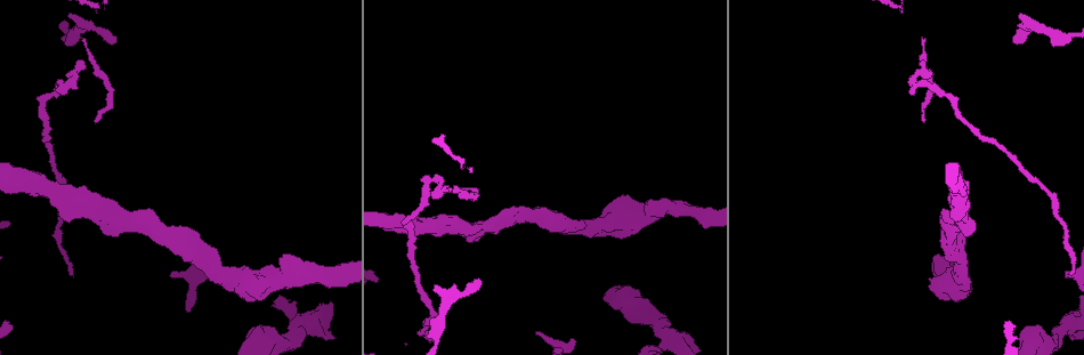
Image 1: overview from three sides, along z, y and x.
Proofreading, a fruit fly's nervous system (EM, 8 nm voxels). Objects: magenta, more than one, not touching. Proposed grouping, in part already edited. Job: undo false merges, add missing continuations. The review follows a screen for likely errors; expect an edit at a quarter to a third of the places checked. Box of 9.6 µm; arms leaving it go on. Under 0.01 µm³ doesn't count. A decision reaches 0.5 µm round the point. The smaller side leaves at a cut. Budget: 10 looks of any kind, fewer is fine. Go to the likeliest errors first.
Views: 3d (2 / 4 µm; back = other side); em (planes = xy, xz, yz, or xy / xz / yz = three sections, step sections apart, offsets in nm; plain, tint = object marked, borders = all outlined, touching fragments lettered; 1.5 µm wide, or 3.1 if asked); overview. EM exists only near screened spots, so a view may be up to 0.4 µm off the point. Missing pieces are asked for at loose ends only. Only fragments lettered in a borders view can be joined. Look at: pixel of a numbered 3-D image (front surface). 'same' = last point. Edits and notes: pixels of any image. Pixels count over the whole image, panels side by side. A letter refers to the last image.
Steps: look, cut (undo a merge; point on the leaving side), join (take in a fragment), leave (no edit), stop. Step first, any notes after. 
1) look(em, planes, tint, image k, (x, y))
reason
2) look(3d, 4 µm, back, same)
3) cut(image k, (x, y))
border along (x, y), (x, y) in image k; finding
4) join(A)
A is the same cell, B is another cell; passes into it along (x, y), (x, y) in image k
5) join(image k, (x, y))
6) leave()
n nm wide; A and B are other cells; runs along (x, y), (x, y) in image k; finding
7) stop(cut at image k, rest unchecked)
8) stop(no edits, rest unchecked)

look(3d, 4 µm, image 1, (476, 279))

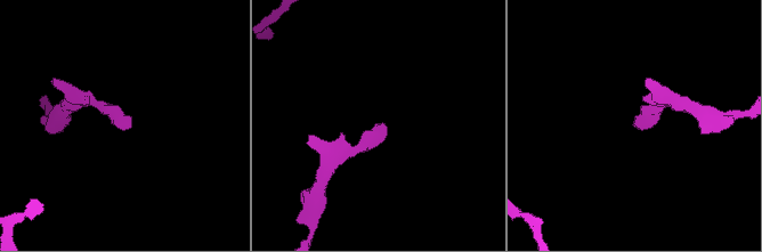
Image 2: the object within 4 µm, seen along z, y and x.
look(em, xz, step 4, borders, image 2, (127, 123))

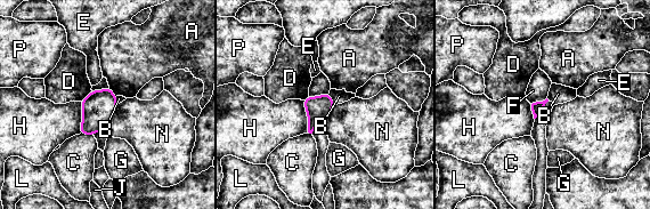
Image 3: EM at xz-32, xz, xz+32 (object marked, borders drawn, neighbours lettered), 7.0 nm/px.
look(em, planes, borders, same)
cut it another way

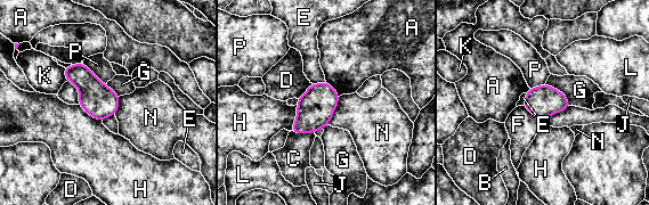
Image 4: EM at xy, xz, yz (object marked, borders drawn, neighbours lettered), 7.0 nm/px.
leave()
A, B, C, D, E, F, G, H, J, K, L, N and P are other cells; border along (340, 96), (337, 108), (327, 124) in image 4; none of them fits

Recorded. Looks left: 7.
look(em, planes, borders, image 1, (1070, 273))
end of a long branch

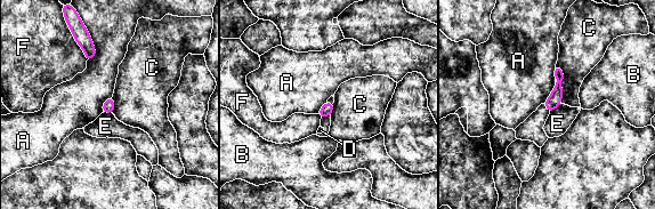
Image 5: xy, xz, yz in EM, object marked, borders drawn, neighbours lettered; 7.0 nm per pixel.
leave()
90 nm wide; A, B, C, D, E and F are other cells; runs along (558, 72), (557, 95), (550, 109) in image 5; none of them fits

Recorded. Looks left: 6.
look(3d, 4 µm, image 1, (94, 121))
an open end

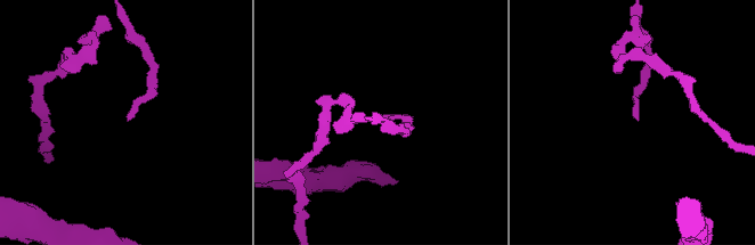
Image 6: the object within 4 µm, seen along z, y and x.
look(em, planes, plain, image 6, (128, 119))

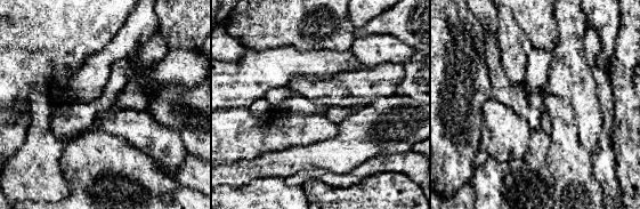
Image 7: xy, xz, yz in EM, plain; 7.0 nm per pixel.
look(em, planes, borders, same)

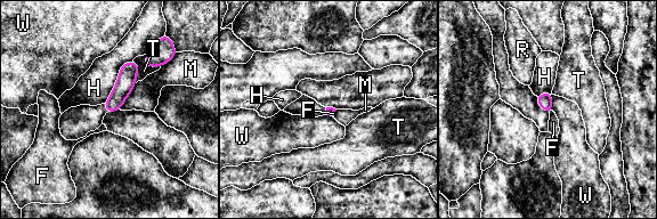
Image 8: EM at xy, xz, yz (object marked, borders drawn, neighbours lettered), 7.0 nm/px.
leave()
F, H, M, R, T and W are other cells; border along (551, 95), (551, 107), (553, 111) in image 8; none of them fits

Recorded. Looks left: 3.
look(em, yz, step 8, tint, image 1, (940, 270))
arms part here

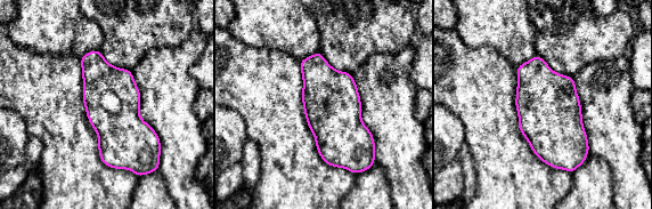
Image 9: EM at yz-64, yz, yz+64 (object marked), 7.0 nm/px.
look(em, planes, borders, same)

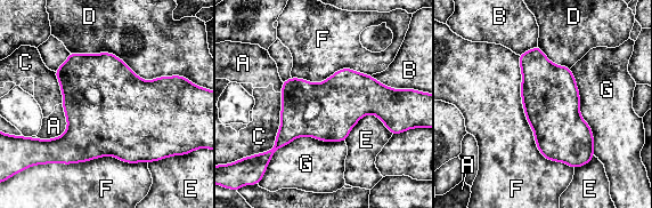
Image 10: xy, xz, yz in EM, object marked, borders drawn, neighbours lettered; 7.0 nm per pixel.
leave()
A, B, C, D, E, F and G are other cells; border along (518, 55), (535, 144), (573, 169) in image 10; one cell here

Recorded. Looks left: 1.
stop(no edits, rest unchecked)

